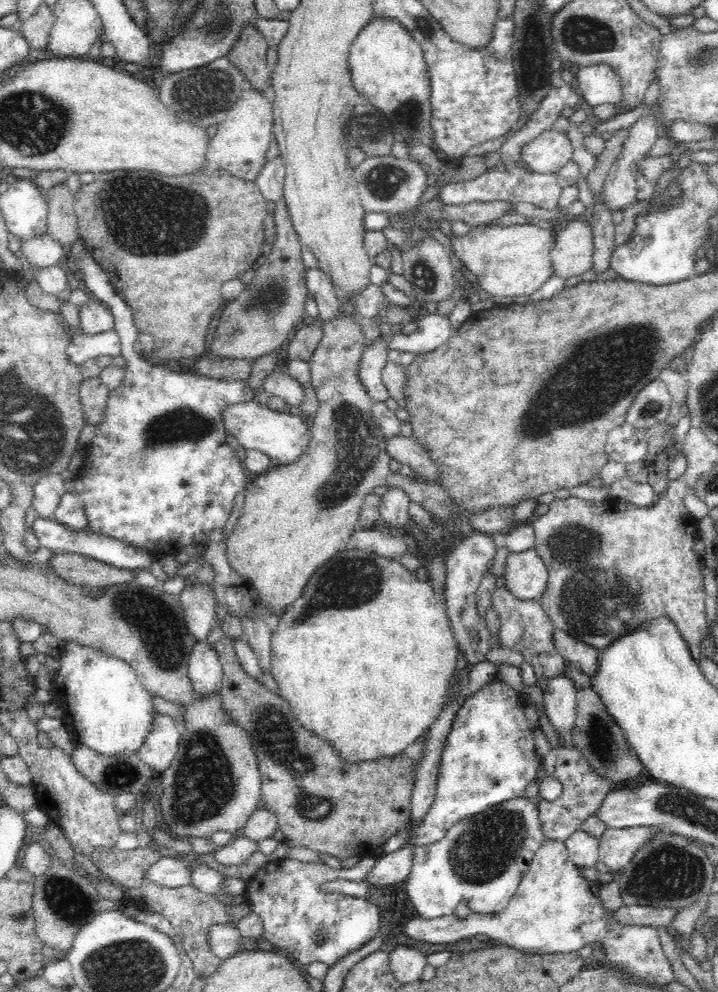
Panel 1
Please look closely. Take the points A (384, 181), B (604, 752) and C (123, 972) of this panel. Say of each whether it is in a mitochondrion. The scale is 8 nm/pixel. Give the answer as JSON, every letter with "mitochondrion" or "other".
{"A":"mitochondrion","B":"mitochondrion","C":"mitochondrion"}

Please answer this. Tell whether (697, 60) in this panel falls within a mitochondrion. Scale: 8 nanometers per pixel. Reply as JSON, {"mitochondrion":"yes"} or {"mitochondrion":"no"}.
{"mitochondrion":"yes"}

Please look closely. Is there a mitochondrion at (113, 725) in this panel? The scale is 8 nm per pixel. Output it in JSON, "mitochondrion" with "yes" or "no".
{"mitochondrion":"no"}

